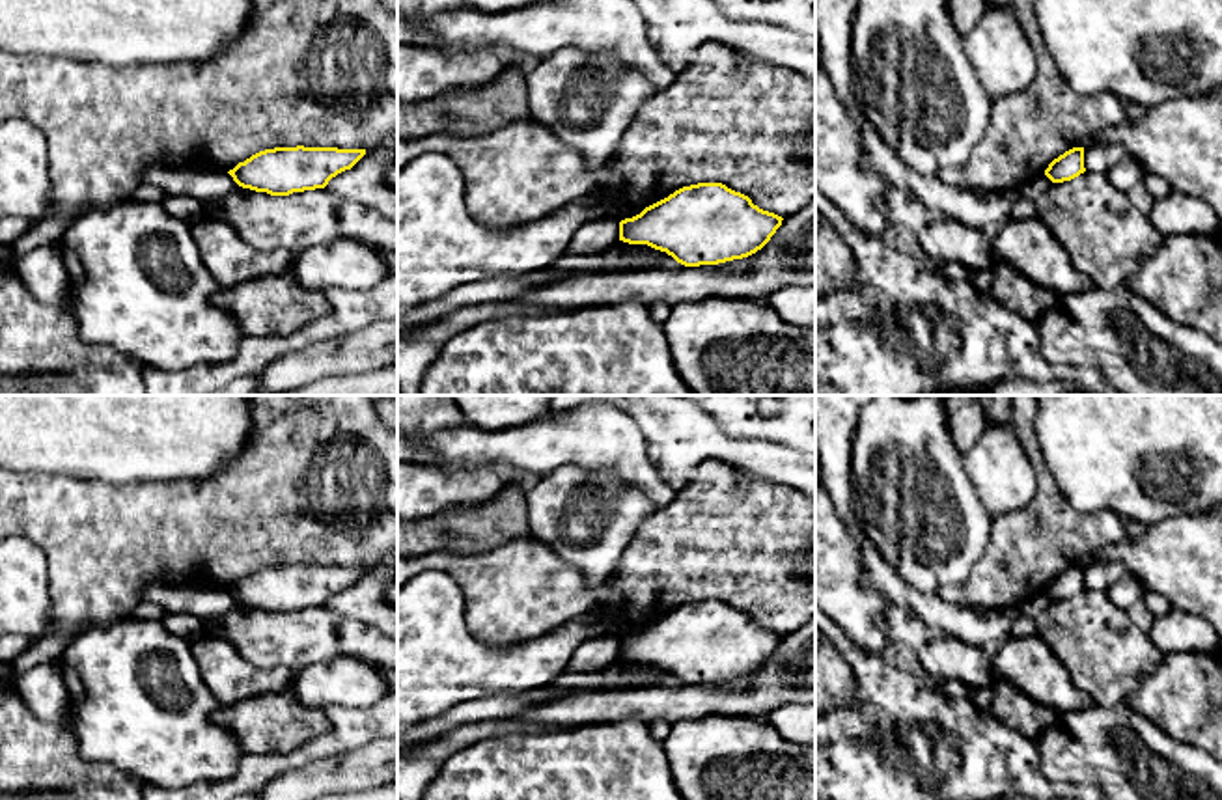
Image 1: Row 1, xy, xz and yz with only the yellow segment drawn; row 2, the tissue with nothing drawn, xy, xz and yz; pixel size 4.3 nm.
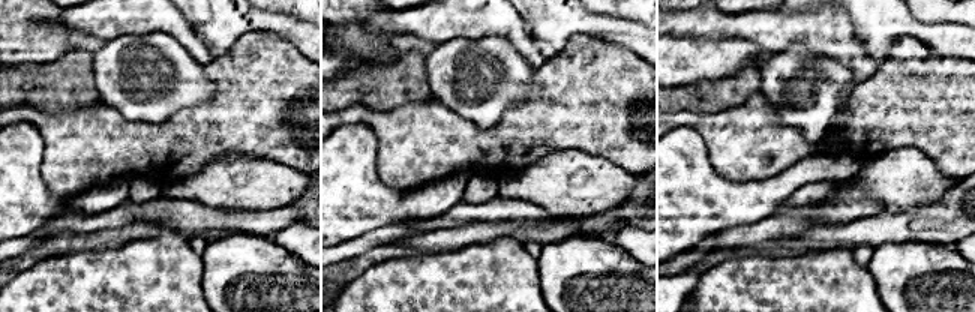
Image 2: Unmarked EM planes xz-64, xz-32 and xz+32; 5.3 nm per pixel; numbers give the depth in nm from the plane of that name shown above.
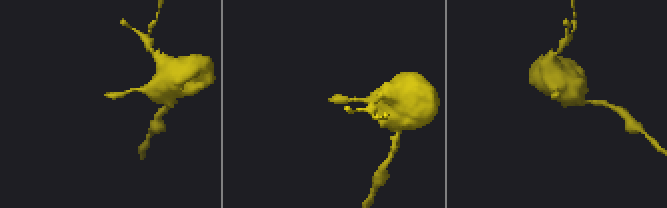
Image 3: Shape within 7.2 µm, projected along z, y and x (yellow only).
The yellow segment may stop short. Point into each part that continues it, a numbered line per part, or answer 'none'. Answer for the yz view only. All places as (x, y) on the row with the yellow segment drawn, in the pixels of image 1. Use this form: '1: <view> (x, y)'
none

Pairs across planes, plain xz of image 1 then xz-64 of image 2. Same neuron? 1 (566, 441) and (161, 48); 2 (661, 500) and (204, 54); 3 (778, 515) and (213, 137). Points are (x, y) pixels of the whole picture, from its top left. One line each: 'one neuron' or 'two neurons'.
1: two neurons
2: one neuron
3: one neuron

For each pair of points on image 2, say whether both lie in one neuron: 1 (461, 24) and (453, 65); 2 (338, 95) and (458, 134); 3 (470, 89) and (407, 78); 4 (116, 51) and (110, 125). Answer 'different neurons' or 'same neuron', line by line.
1: different neurons
2: different neurons
3: different neurons
4: different neurons

